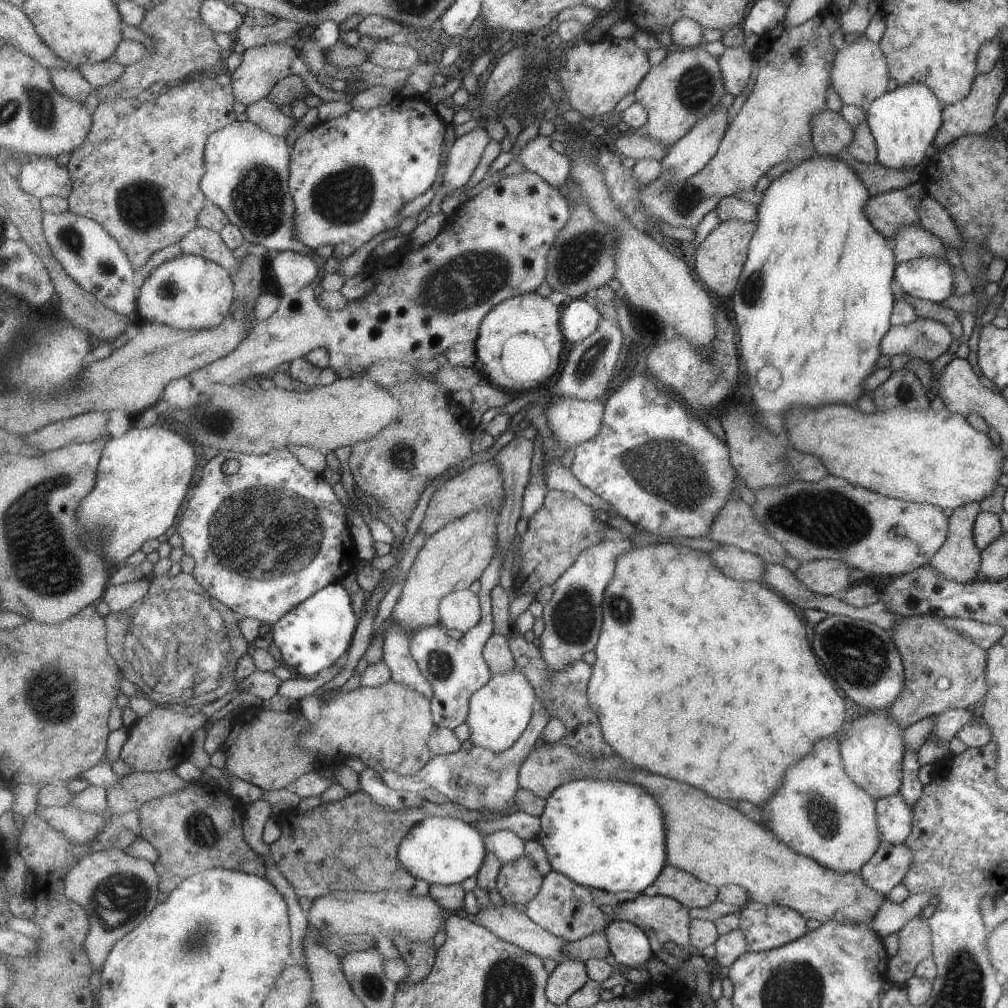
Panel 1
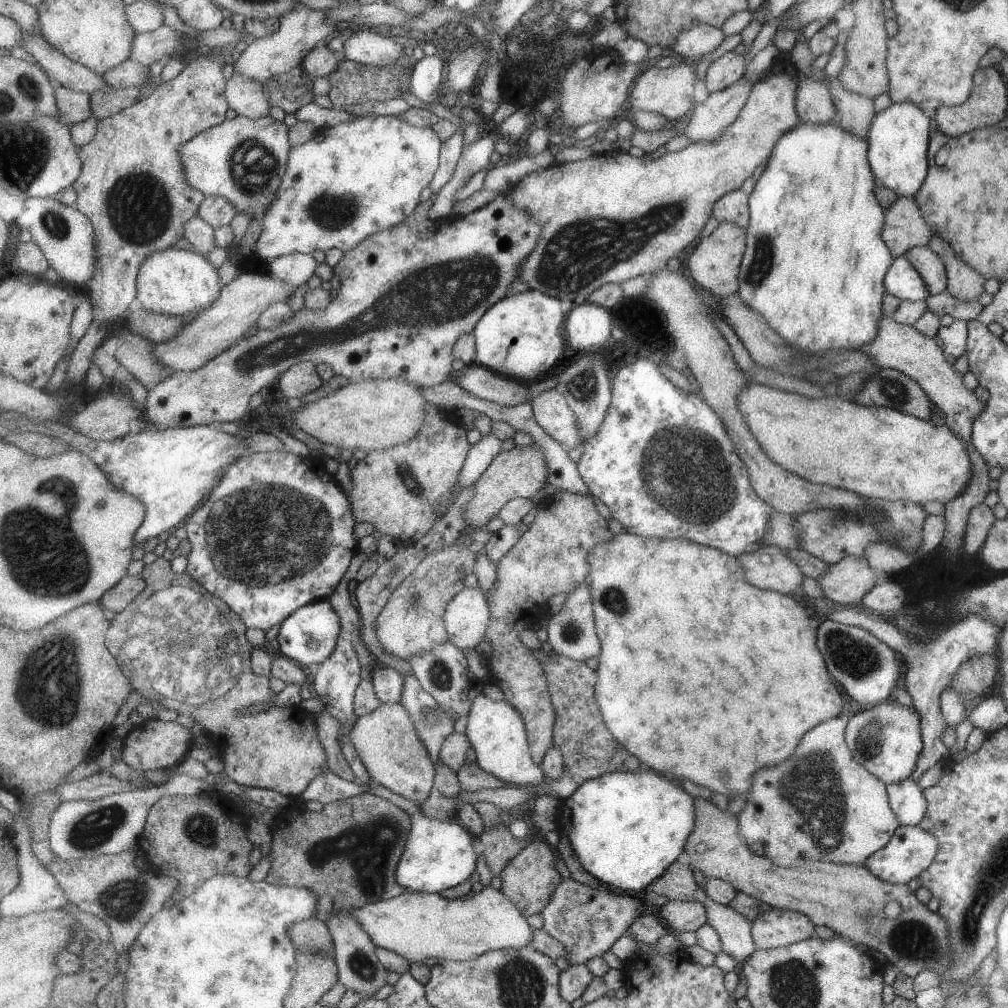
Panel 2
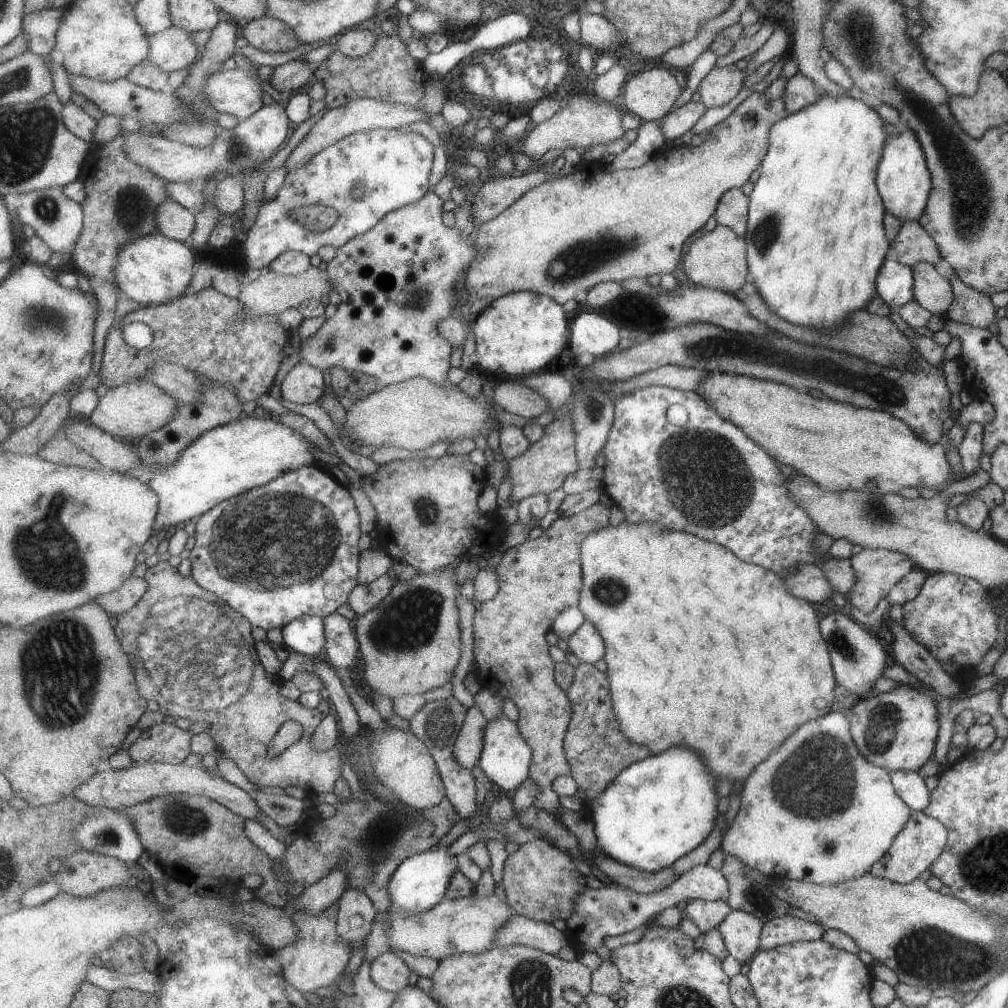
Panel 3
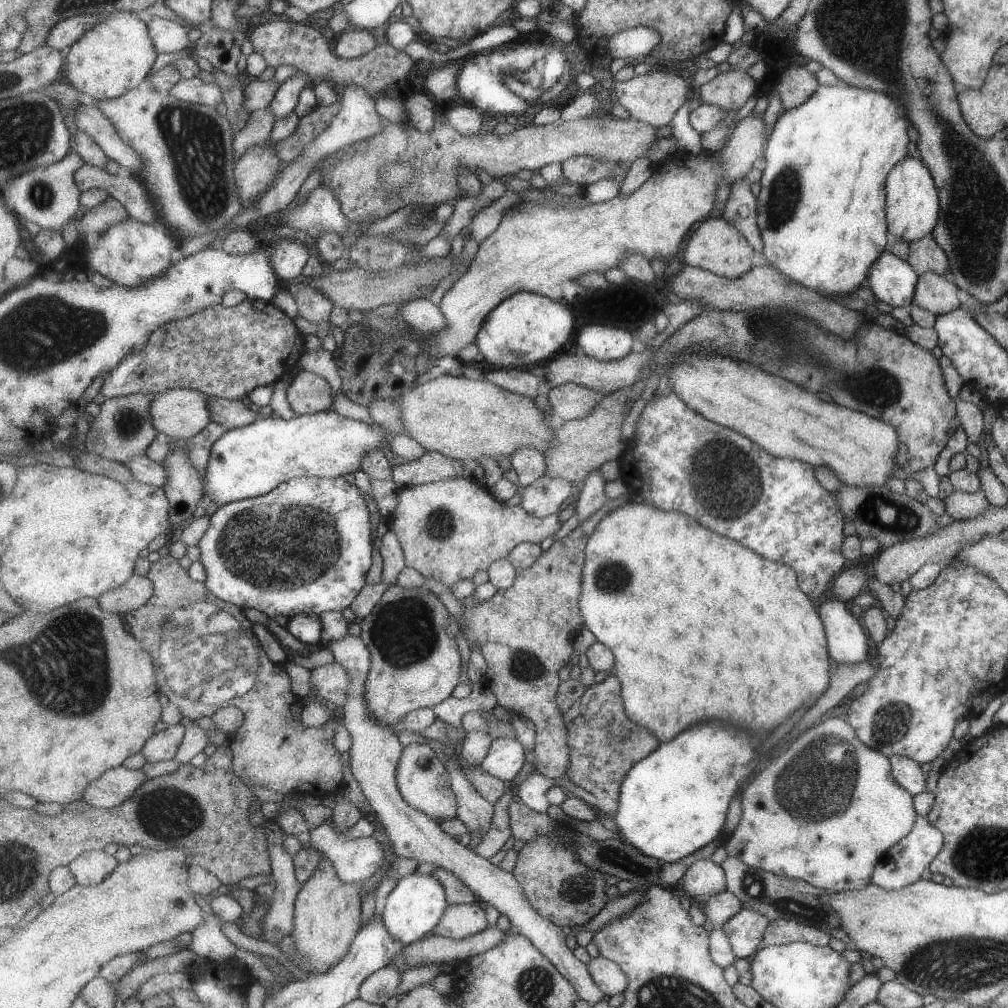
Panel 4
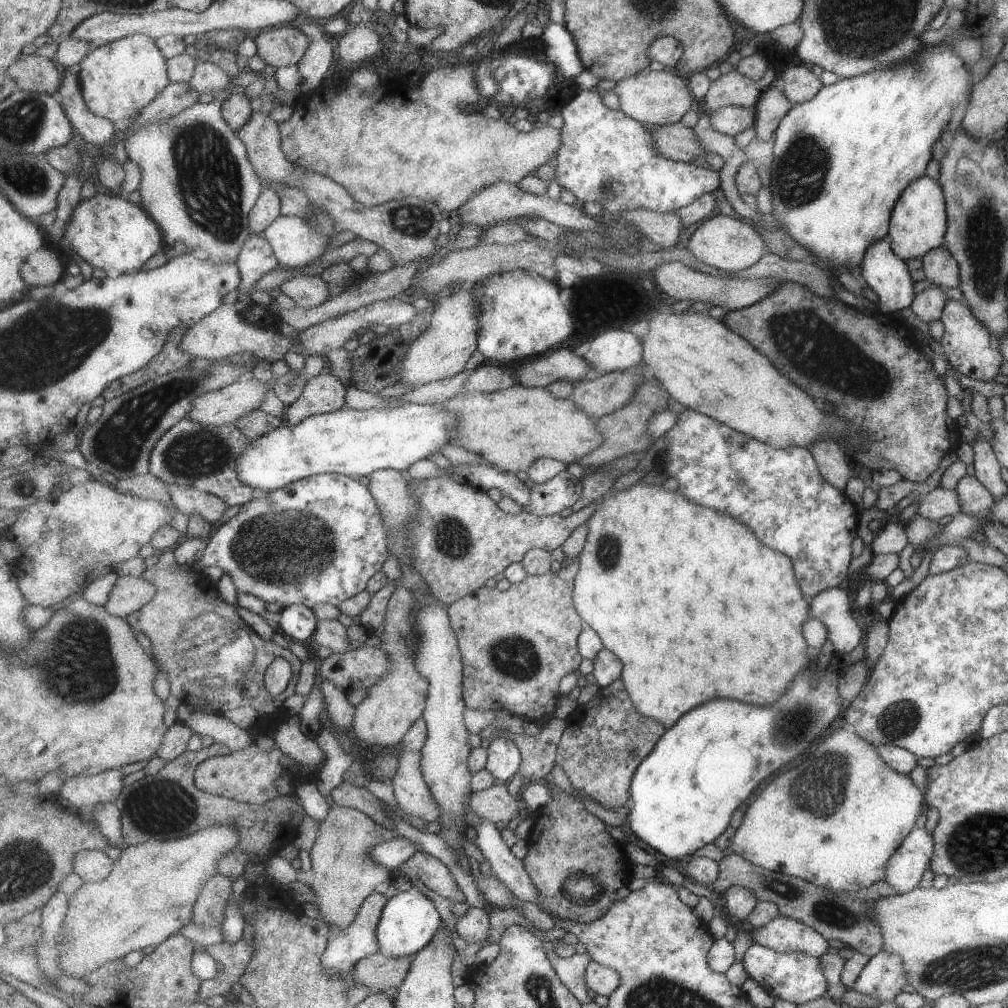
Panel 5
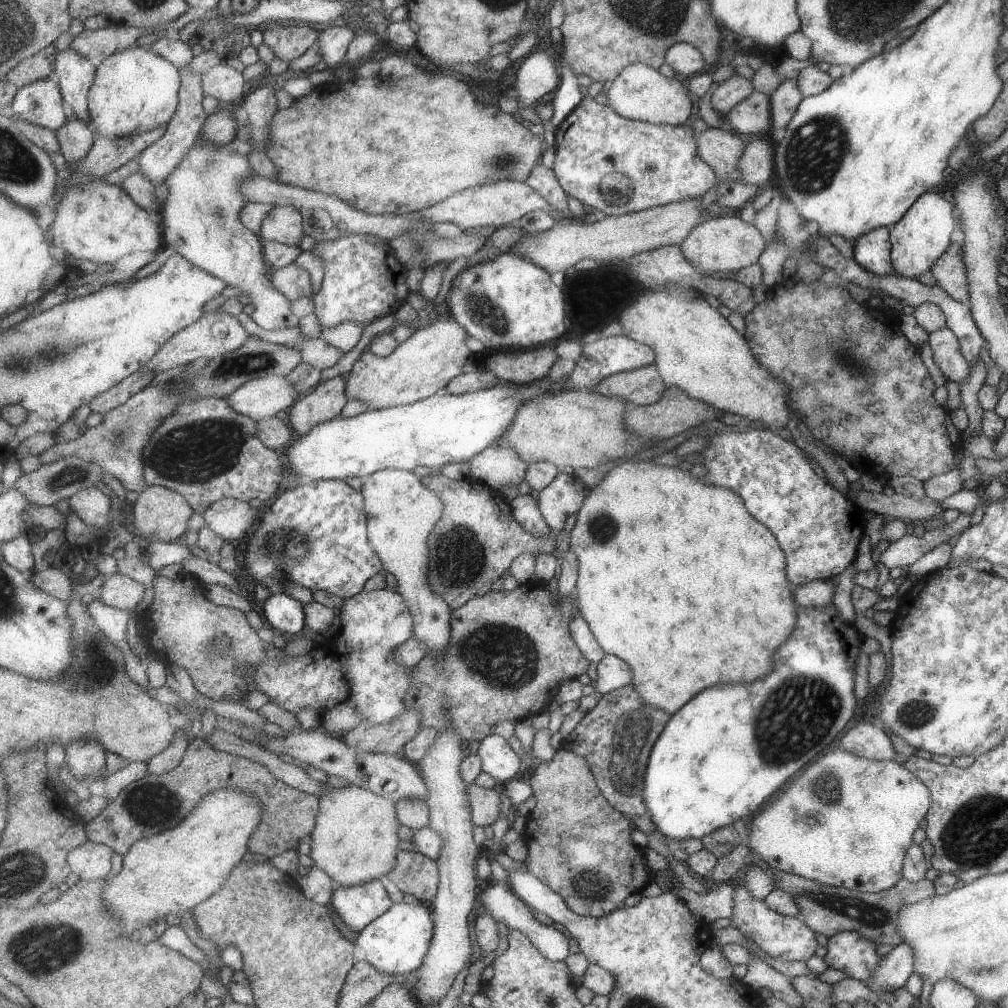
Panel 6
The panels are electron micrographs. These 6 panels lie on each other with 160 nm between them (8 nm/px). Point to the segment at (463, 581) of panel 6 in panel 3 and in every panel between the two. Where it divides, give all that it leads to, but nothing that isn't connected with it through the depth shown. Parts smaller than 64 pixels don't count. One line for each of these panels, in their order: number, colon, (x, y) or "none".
3: (427, 513)
4: (449, 530)
5: (461, 538)

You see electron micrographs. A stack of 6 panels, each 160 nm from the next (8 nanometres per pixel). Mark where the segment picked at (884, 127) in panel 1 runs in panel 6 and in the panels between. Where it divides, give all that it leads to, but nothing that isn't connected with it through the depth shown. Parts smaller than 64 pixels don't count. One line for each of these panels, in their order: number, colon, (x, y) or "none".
2: (898, 137)
3: (902, 178)
4: (912, 210)
5: (917, 224)
6: (921, 235)

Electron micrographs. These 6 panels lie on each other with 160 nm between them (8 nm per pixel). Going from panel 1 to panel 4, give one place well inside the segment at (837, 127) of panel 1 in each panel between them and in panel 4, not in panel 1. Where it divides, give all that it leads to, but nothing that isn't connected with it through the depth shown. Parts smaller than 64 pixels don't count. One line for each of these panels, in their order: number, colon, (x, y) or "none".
2: (813, 102)
3: (799, 91)
4: (796, 85)

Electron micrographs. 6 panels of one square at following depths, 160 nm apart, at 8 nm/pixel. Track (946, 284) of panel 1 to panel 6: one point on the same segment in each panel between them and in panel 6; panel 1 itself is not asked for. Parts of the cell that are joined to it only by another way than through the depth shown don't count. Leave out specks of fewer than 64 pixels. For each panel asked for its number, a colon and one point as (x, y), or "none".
2: (902, 280)
3: (894, 282)
4: (892, 280)
5: (883, 271)
6: (872, 251)

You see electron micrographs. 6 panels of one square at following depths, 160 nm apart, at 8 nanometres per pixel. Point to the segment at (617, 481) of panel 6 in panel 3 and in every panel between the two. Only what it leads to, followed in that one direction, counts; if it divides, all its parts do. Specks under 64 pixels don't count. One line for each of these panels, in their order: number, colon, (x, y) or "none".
3: (746, 653)
4: (683, 594)
5: (649, 550)

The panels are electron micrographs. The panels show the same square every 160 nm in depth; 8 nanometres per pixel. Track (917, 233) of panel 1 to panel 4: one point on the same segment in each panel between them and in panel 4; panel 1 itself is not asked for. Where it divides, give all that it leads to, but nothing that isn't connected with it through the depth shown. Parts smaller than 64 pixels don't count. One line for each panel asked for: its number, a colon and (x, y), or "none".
2: (929, 265)
3: (933, 293)
4: (933, 293)

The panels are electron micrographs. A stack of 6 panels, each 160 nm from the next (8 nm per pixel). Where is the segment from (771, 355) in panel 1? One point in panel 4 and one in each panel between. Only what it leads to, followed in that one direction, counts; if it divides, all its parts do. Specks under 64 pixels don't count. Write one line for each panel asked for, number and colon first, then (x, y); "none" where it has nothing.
2: (814, 260)
3: (815, 240)
4: (822, 211)

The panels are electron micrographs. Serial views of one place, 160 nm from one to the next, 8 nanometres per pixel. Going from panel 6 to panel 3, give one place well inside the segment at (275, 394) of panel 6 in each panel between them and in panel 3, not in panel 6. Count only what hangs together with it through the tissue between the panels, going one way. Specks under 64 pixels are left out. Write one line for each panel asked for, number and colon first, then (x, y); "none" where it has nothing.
3: (137, 408)
4: (181, 413)
5: (228, 405)

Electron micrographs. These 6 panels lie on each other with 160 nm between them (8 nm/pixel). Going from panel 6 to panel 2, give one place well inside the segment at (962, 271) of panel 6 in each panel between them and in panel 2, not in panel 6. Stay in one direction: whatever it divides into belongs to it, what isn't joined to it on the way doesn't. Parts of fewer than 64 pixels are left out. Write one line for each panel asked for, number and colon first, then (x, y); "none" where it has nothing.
2: (904, 228)
3: (912, 244)
4: (924, 254)
5: (939, 265)

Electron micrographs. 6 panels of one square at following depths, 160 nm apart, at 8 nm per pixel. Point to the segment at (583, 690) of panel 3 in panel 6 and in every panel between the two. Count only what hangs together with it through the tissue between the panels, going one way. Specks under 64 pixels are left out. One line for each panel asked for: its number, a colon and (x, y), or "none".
4: (605, 743)
5: (606, 740)
6: (617, 736)

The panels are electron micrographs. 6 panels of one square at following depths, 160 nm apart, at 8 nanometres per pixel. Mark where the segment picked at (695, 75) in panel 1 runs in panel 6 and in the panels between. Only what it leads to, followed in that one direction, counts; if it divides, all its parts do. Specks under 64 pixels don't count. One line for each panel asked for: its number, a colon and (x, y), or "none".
2: (670, 91)
3: (650, 94)
4: (654, 98)
5: (656, 98)
6: (641, 92)

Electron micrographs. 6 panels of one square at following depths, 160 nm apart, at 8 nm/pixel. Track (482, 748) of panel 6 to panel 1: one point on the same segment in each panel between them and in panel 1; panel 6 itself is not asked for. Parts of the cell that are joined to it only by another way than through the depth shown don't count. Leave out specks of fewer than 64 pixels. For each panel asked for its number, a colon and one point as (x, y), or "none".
1: (500, 712)
2: (498, 733)
3: (506, 758)
4: (506, 758)
5: (504, 759)

